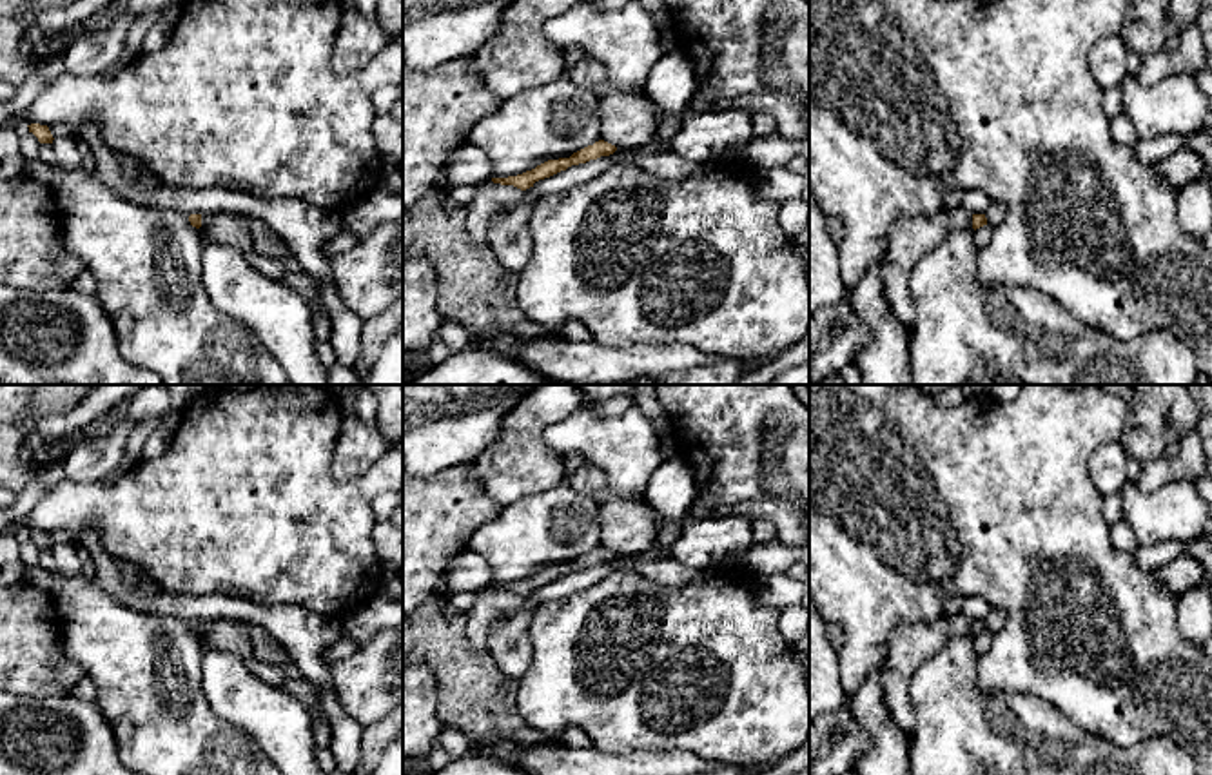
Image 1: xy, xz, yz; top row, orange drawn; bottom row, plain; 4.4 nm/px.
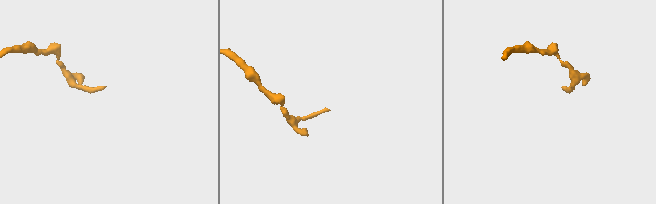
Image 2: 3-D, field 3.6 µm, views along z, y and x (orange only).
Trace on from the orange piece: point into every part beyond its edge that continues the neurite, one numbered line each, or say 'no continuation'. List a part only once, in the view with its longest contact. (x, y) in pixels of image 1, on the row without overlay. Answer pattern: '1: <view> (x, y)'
no continuation

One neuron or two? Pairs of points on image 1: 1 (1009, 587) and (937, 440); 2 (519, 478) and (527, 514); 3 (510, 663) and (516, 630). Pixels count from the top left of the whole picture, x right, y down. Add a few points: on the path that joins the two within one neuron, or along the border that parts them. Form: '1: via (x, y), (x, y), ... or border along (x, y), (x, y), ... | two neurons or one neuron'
1: via (1009, 550), (1004, 529), (951, 476) | one neuron
2: border along (563, 480), (552, 487), (516, 498), (503, 507) | two neurons
3: via (510, 656), (507, 647), (510, 637) | one neuron

